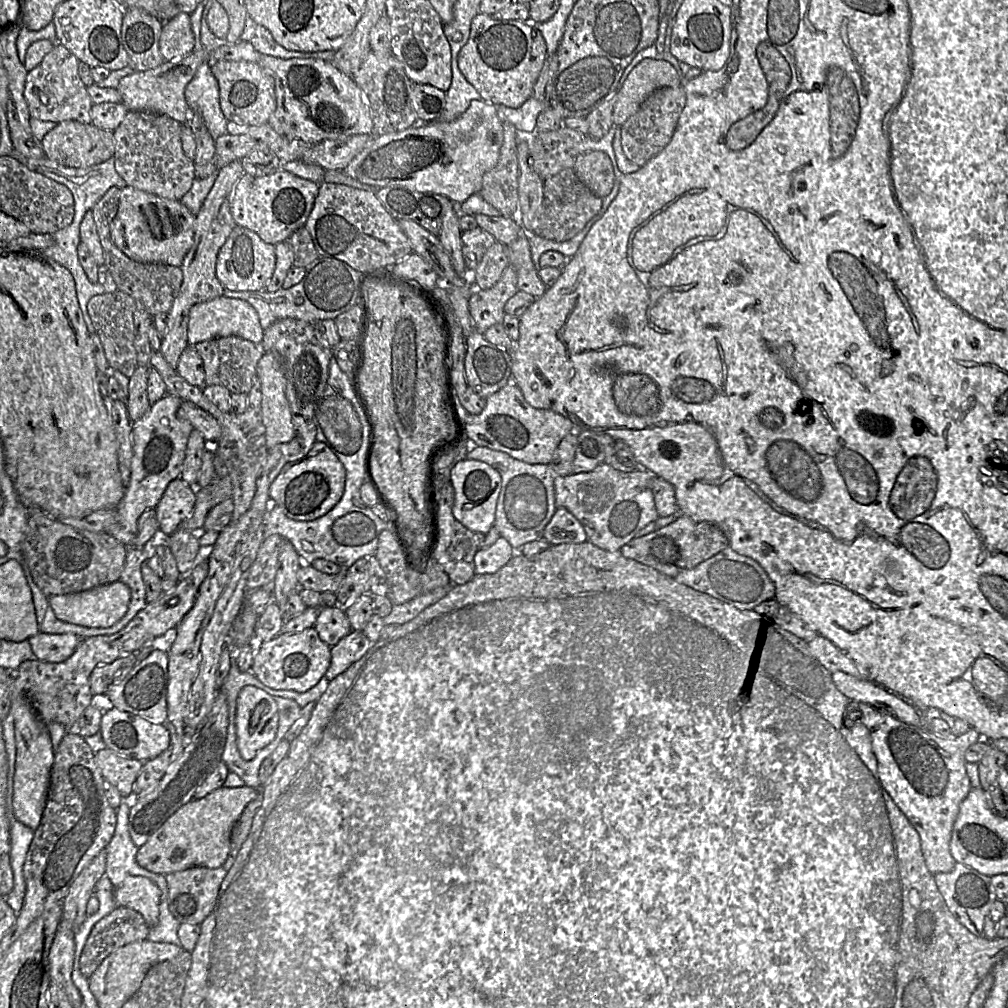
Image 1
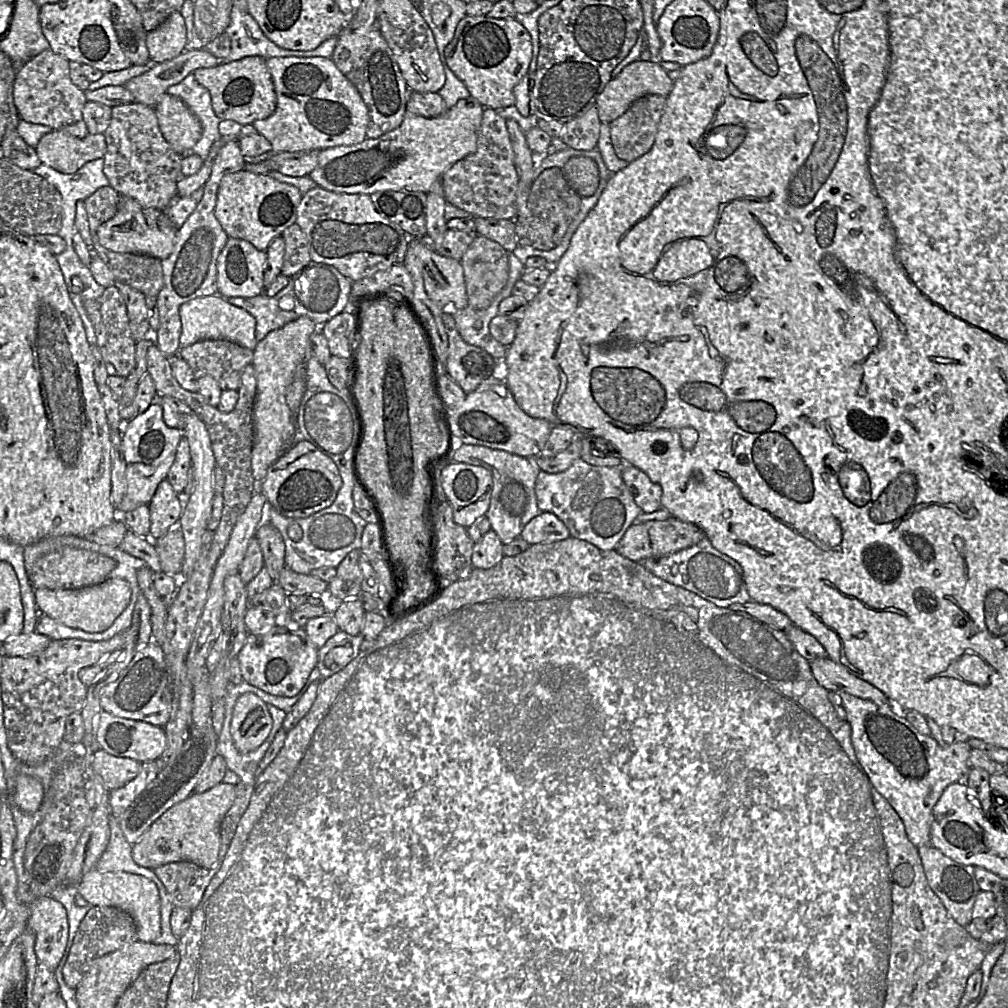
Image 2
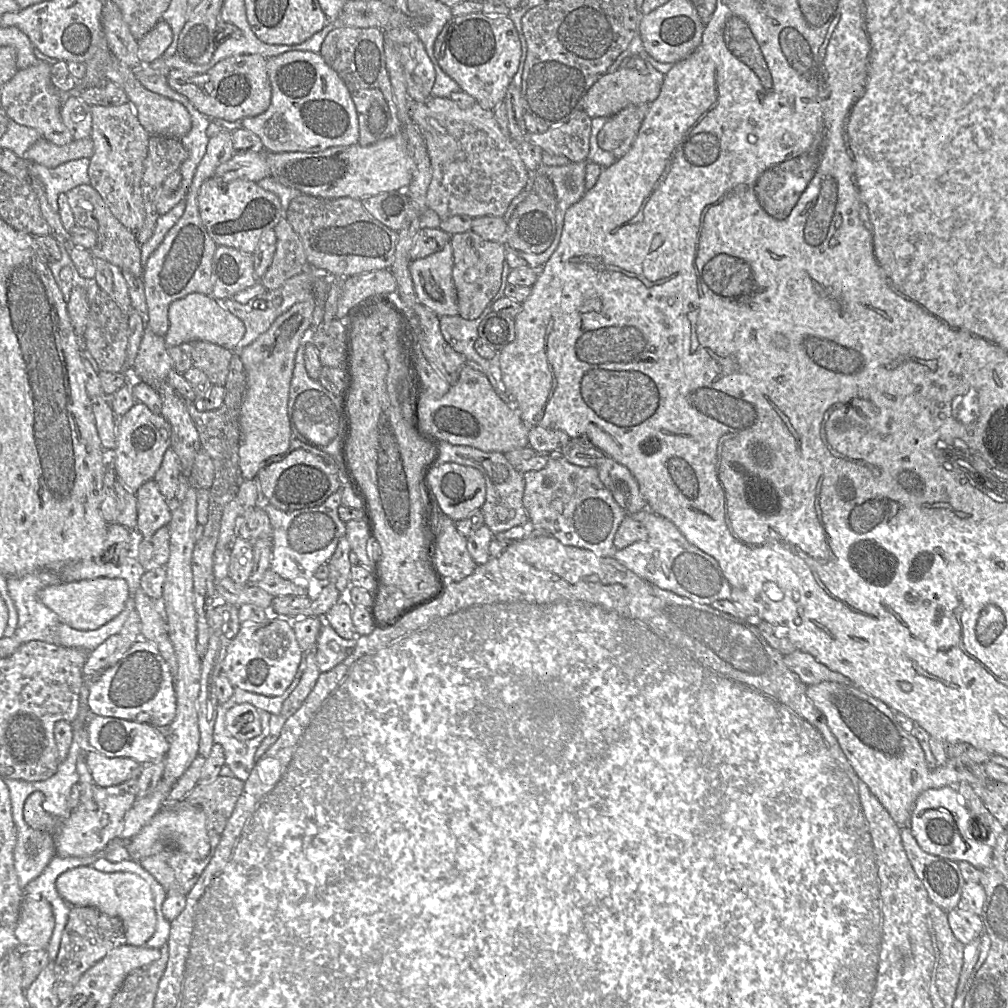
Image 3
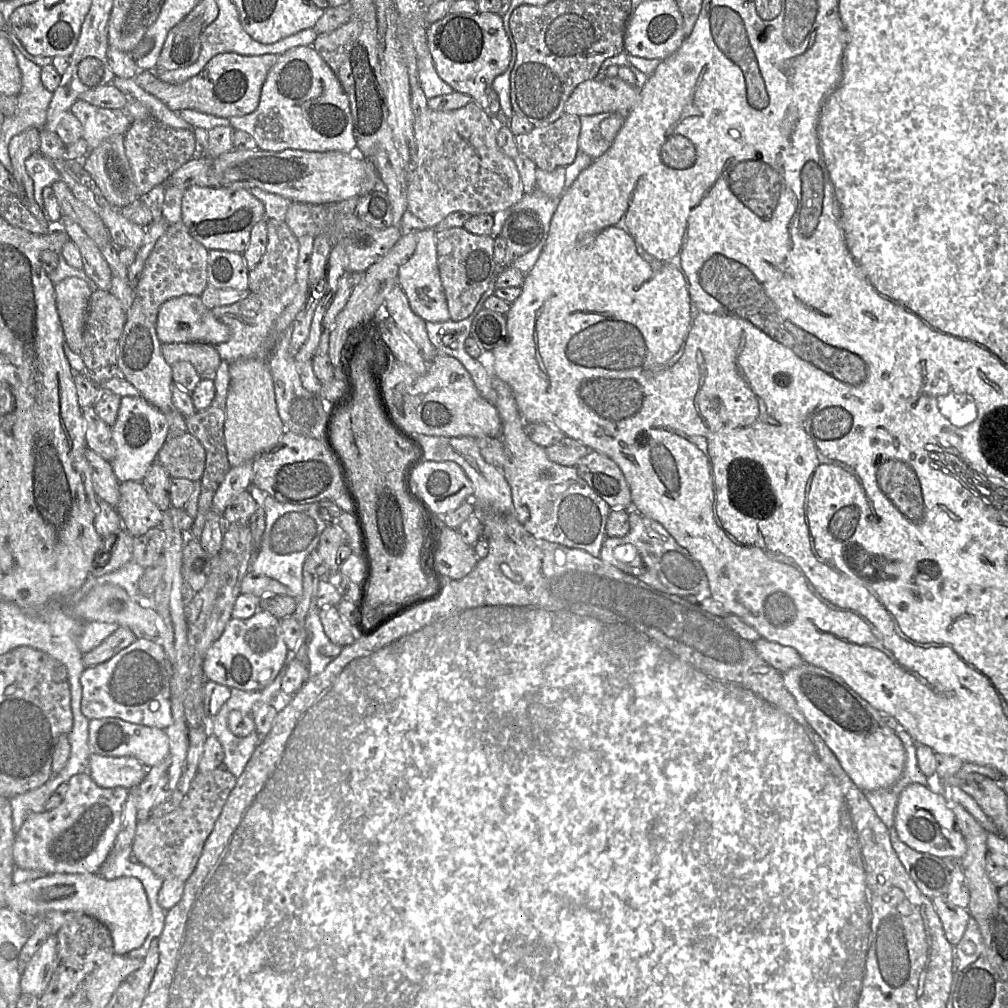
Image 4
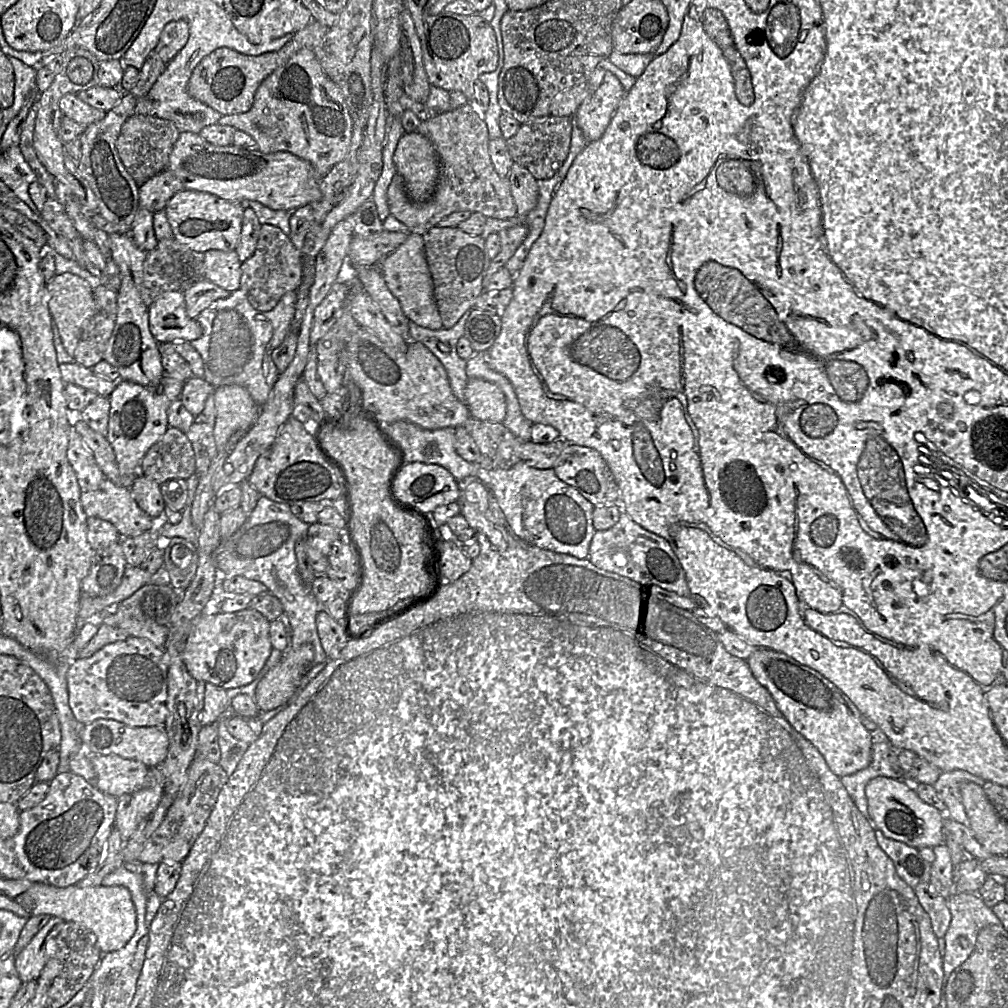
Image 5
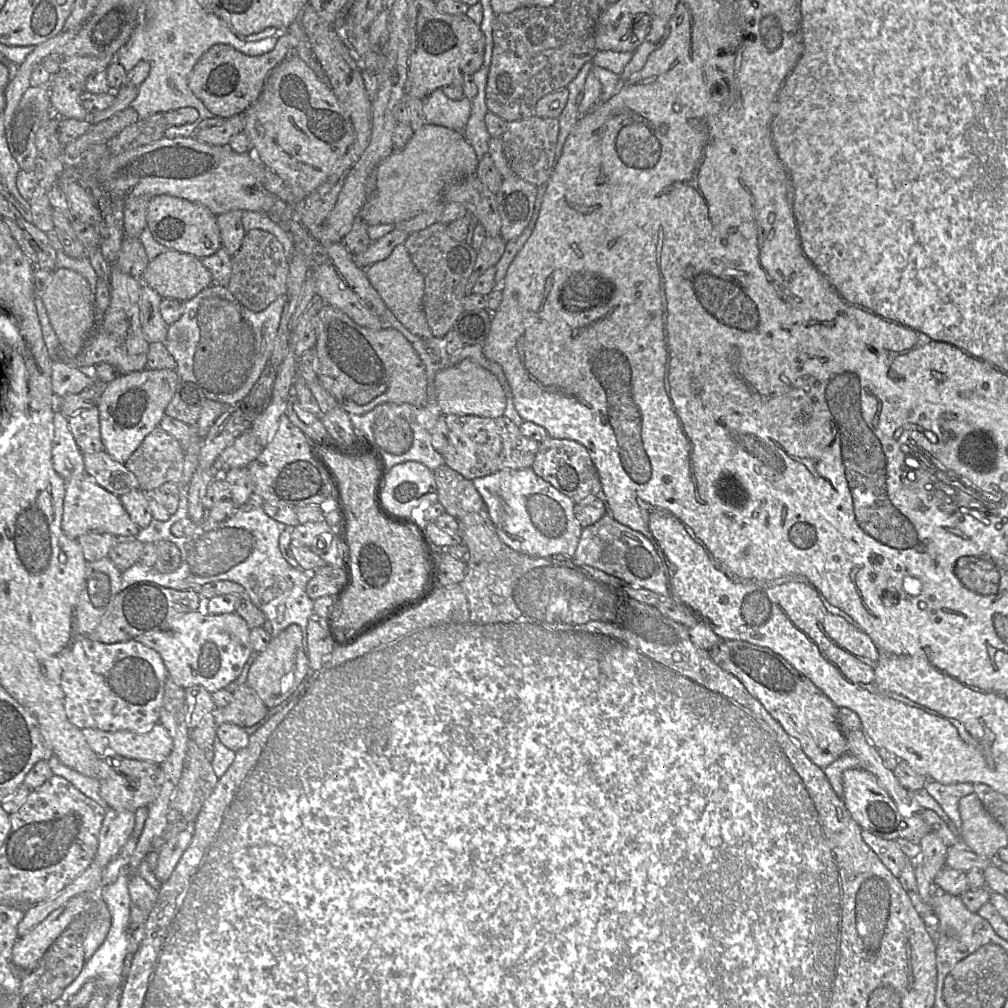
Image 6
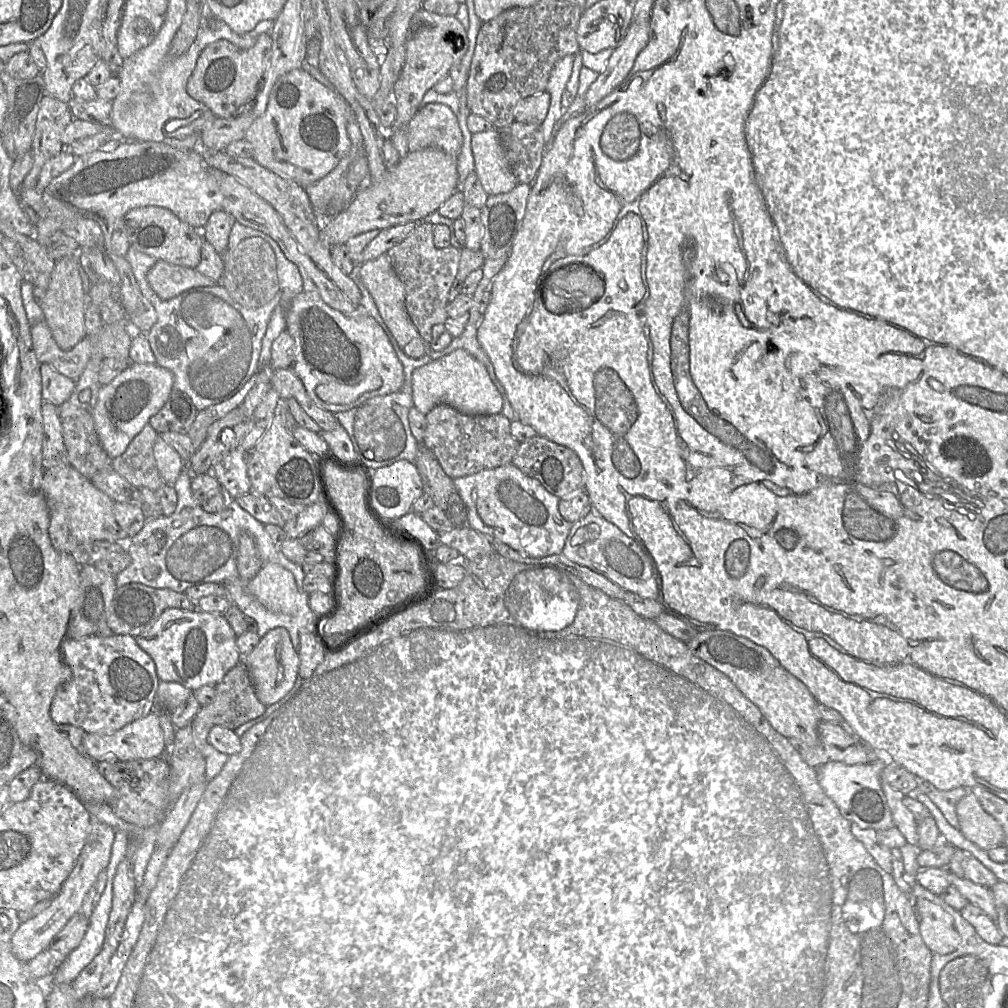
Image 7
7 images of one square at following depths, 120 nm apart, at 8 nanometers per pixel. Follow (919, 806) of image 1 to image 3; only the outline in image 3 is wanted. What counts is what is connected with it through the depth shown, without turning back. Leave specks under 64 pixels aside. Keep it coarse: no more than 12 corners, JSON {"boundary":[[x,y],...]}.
{"boundary":[[854,685],[806,693],[899,827],[928,789],[995,782],[982,764],[929,768],[895,712]]}

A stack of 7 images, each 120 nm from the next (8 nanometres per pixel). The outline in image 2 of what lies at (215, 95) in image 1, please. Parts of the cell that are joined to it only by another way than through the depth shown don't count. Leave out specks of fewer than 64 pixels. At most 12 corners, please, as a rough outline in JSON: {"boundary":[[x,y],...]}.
{"boundary":[[191,73],[167,93],[198,118],[201,137],[190,153],[206,160],[221,138],[208,89]]}

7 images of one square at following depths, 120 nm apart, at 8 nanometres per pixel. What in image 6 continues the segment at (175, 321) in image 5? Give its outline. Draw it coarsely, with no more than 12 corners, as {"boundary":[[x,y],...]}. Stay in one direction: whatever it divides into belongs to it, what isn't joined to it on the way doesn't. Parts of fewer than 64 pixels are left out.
{"boundary":[[143,285],[141,328],[149,343],[164,342],[169,325],[163,298]]}

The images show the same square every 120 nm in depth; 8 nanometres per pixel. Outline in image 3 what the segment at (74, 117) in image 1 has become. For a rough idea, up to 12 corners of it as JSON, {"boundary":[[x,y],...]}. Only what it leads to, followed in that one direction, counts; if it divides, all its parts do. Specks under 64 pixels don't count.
{"boundary":[[51,65],[19,69],[4,84],[9,119],[59,146],[74,140],[61,118]]}

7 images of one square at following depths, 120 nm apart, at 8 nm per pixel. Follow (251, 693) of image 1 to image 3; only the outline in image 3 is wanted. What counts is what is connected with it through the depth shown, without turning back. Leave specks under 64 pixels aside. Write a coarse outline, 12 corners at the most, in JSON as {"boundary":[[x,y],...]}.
{"boundary":[[249,703],[226,715],[228,731],[239,740],[261,733],[258,710]]}

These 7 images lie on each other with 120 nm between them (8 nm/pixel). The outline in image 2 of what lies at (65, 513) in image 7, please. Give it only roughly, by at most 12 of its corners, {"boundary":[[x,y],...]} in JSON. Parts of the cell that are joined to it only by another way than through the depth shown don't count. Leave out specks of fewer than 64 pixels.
{"boundary":[[167,479],[147,506],[148,537],[178,526],[184,508]]}

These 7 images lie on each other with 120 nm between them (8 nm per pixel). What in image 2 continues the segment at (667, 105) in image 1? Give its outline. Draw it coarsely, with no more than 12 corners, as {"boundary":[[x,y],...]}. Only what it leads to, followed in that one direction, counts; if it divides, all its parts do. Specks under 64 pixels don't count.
{"boundary":[[646,95],[609,123],[620,159],[652,148],[666,101]]}

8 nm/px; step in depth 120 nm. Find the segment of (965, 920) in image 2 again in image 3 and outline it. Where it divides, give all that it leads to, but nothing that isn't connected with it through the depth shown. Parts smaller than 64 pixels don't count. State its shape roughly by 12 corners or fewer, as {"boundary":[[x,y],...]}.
{"boundary":[[900,827],[906,855],[930,899],[958,908],[966,883],[957,862],[922,850]]}

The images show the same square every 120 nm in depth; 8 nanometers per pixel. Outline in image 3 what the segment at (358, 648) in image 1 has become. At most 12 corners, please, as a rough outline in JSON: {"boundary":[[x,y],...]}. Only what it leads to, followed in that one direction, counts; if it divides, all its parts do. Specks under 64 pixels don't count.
{"boundary":[[322,619],[316,641],[316,663],[327,672],[354,650],[346,640]]}

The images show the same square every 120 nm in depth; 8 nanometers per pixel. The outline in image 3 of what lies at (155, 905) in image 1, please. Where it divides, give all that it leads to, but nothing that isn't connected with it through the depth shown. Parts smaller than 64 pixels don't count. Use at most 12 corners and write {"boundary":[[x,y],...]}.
{"boundary":[[67,870],[56,888],[67,904],[119,917],[126,944],[157,929],[149,883],[131,872]]}

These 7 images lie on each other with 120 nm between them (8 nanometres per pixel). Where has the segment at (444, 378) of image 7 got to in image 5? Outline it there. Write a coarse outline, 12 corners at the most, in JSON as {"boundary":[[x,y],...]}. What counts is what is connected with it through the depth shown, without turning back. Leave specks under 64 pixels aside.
{"boundary":[[468,378],[470,418],[502,423],[506,398],[495,384]]}

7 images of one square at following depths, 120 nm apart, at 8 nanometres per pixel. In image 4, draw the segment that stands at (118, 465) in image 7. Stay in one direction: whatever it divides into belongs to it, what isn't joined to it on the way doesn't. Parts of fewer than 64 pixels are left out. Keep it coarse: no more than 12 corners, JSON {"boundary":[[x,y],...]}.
{"boundary":[[191,434],[168,437],[155,462],[171,479],[200,481],[206,453]]}

